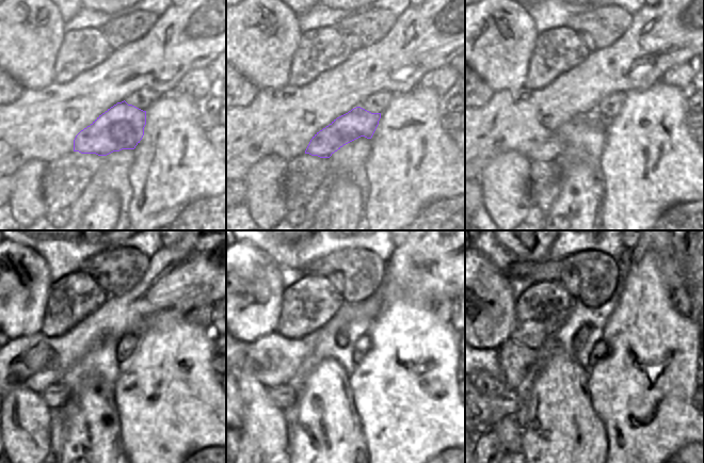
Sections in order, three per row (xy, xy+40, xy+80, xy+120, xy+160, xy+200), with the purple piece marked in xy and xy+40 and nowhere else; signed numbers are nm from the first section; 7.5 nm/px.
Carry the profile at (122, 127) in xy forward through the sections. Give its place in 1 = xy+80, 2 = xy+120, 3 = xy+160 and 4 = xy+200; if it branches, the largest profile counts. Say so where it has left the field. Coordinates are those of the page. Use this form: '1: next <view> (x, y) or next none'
1: next xy+80 (552, 149)
2: next xy+120 (54, 396)
3: next xy+160 (285, 397)
4: next xy+200 (486, 410)

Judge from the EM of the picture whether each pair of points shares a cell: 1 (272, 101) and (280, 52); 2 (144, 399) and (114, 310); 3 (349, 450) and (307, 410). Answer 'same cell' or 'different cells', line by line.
1: different cells
2: different cells
3: same cell

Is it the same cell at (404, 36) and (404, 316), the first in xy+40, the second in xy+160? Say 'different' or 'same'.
different

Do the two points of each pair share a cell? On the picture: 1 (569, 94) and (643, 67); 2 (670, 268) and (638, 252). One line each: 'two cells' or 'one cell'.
1: one cell
2: one cell

